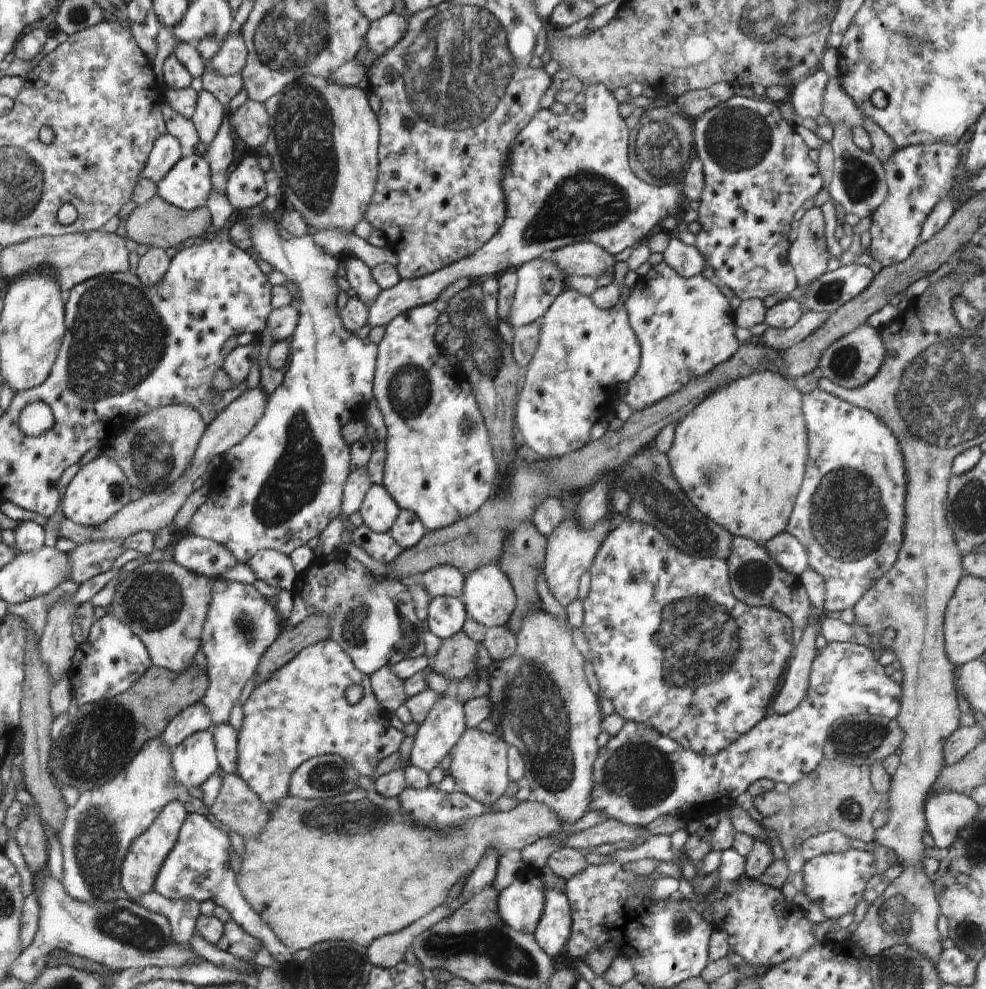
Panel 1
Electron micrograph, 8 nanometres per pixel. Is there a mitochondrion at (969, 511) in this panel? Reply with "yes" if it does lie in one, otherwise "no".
yes

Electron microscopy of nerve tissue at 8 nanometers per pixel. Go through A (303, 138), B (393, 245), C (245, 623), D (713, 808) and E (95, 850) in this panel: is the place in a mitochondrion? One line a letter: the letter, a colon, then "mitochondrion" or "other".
A: mitochondrion
B: other
C: mitochondrion
D: other
E: mitochondrion

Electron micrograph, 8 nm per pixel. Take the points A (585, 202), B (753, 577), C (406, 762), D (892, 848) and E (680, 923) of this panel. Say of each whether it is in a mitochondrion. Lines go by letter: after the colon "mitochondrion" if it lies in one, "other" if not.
A: mitochondrion
B: mitochondrion
C: other
D: other
E: mitochondrion

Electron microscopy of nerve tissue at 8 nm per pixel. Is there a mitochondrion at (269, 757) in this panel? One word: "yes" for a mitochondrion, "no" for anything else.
yes

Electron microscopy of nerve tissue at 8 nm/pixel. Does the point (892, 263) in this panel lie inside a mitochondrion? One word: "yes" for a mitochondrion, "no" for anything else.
no

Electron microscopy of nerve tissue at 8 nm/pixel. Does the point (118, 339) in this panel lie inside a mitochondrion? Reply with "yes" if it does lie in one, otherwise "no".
yes

